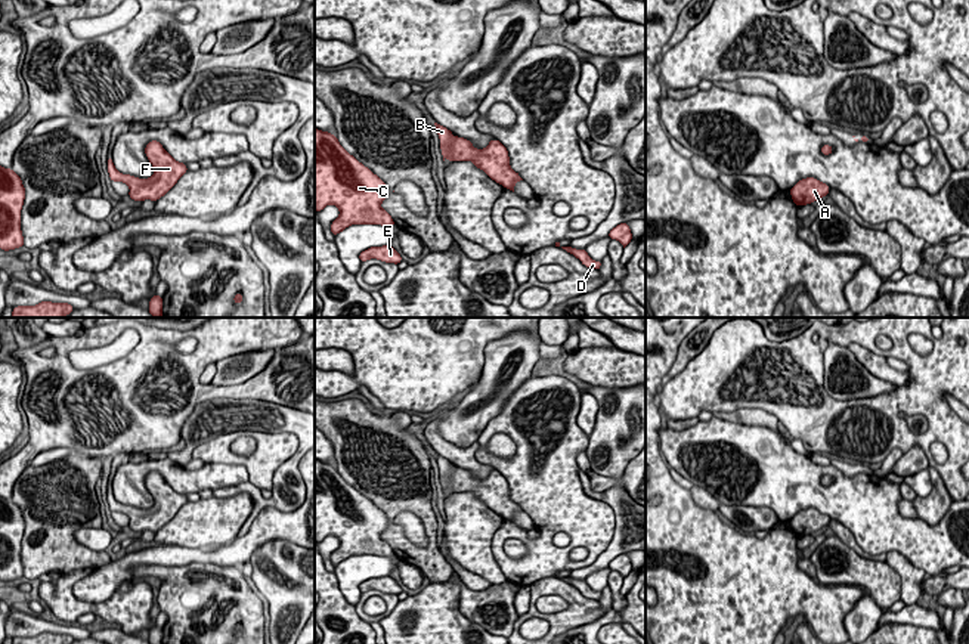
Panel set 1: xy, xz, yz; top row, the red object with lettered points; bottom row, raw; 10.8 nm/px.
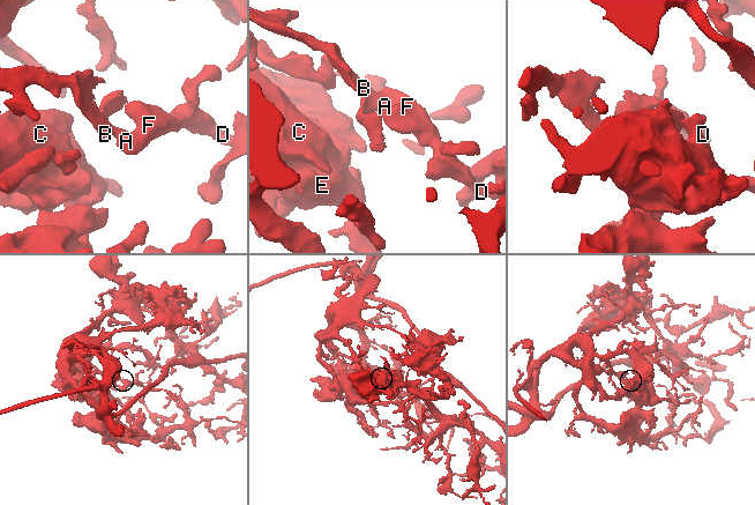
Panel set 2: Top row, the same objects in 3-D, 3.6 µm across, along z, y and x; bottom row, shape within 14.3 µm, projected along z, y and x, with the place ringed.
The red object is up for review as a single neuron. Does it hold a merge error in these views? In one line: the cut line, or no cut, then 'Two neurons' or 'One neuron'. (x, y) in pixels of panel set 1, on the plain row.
No split. One neuron

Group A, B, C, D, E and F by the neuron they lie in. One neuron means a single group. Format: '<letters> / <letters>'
A B C D E F

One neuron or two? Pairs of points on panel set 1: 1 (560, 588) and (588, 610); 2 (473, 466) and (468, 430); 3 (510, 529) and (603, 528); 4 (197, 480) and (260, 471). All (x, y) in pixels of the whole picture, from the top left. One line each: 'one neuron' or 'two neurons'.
1: one neuron
2: two neurons
3: one neuron
4: two neurons

